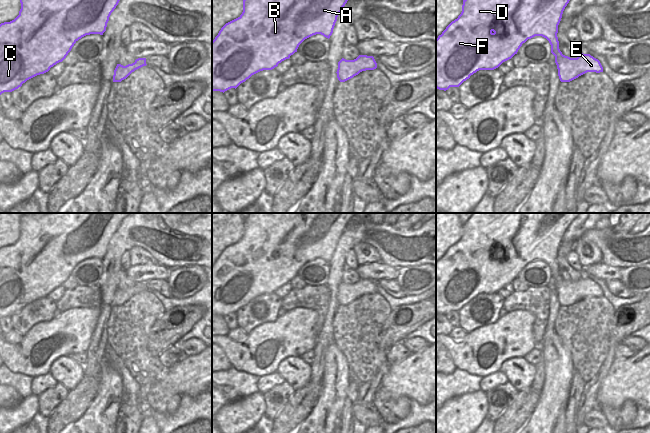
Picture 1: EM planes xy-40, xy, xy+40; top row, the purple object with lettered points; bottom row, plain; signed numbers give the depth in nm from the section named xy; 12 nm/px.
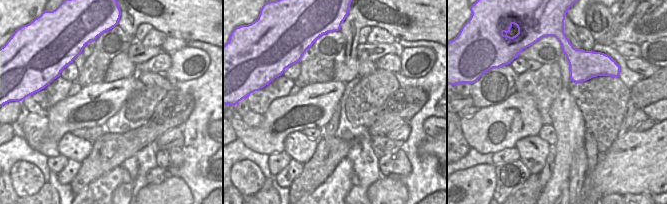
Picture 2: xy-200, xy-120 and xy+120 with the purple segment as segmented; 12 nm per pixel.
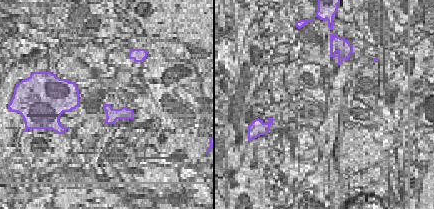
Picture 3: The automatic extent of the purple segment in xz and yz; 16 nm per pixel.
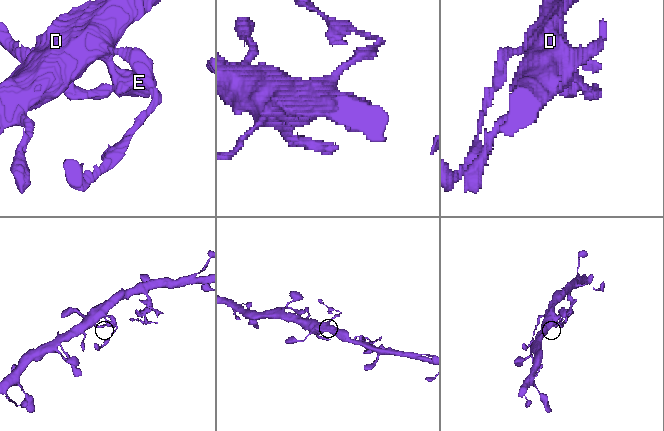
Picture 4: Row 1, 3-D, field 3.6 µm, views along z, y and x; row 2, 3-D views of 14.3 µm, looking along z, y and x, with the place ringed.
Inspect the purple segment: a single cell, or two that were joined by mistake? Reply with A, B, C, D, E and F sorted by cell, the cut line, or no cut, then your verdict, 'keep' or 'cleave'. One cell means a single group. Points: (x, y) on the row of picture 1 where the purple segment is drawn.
A B C D E F; no cut; keep

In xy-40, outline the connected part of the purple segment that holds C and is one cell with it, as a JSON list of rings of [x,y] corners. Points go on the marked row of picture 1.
[[[20,0],[19,15],[10,22],[0,24],[0,95],[12,92],[27,80],[48,72],[62,62],[74,44],[82,37],[106,31],[111,13],[120,0]]]

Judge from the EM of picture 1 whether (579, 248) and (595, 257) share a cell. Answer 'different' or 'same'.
same

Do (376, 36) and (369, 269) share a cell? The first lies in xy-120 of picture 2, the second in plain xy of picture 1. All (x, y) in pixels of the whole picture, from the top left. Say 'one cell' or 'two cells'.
two cells

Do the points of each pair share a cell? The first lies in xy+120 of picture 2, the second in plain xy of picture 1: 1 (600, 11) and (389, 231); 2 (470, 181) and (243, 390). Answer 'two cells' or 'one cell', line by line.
1: two cells
2: two cells

